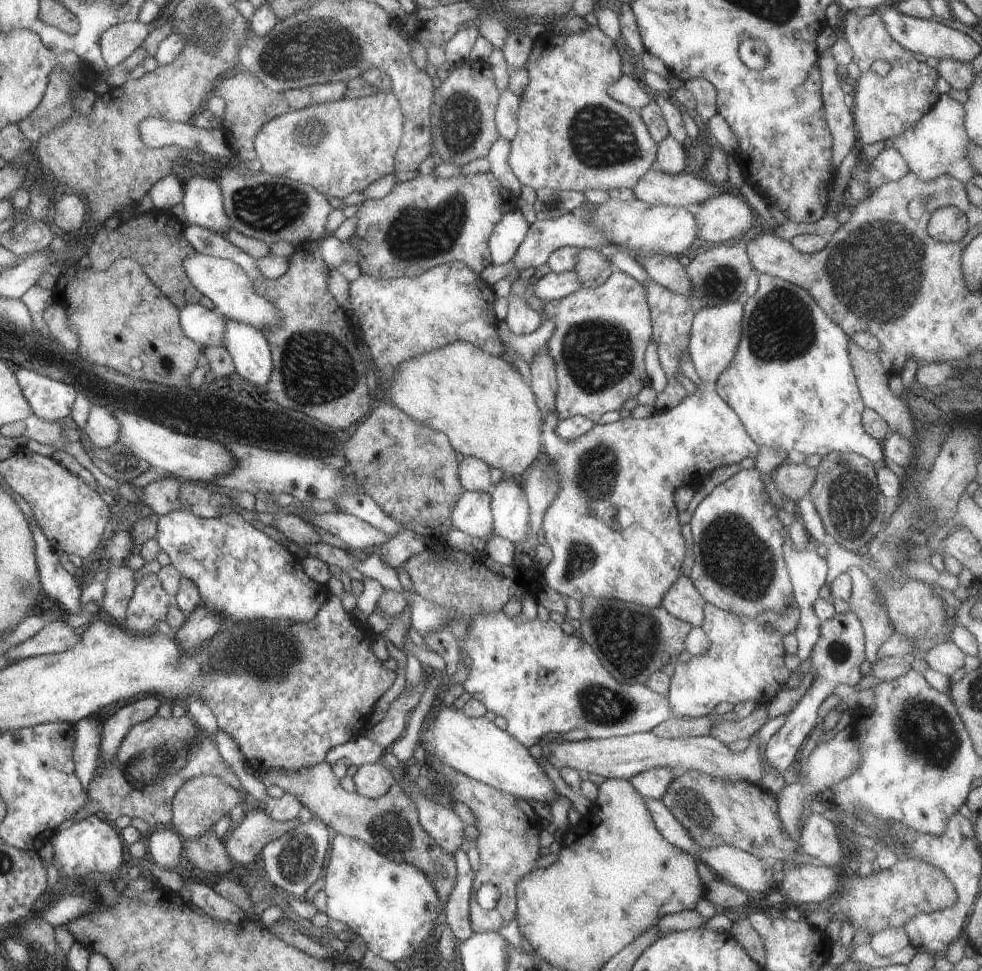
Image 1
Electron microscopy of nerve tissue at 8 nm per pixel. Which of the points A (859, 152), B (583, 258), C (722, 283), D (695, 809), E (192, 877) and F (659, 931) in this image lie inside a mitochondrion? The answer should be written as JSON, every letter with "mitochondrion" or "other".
{"A":"other","B":"other","C":"mitochondrion","D":"mitochondrion","E":"other","F":"other"}

